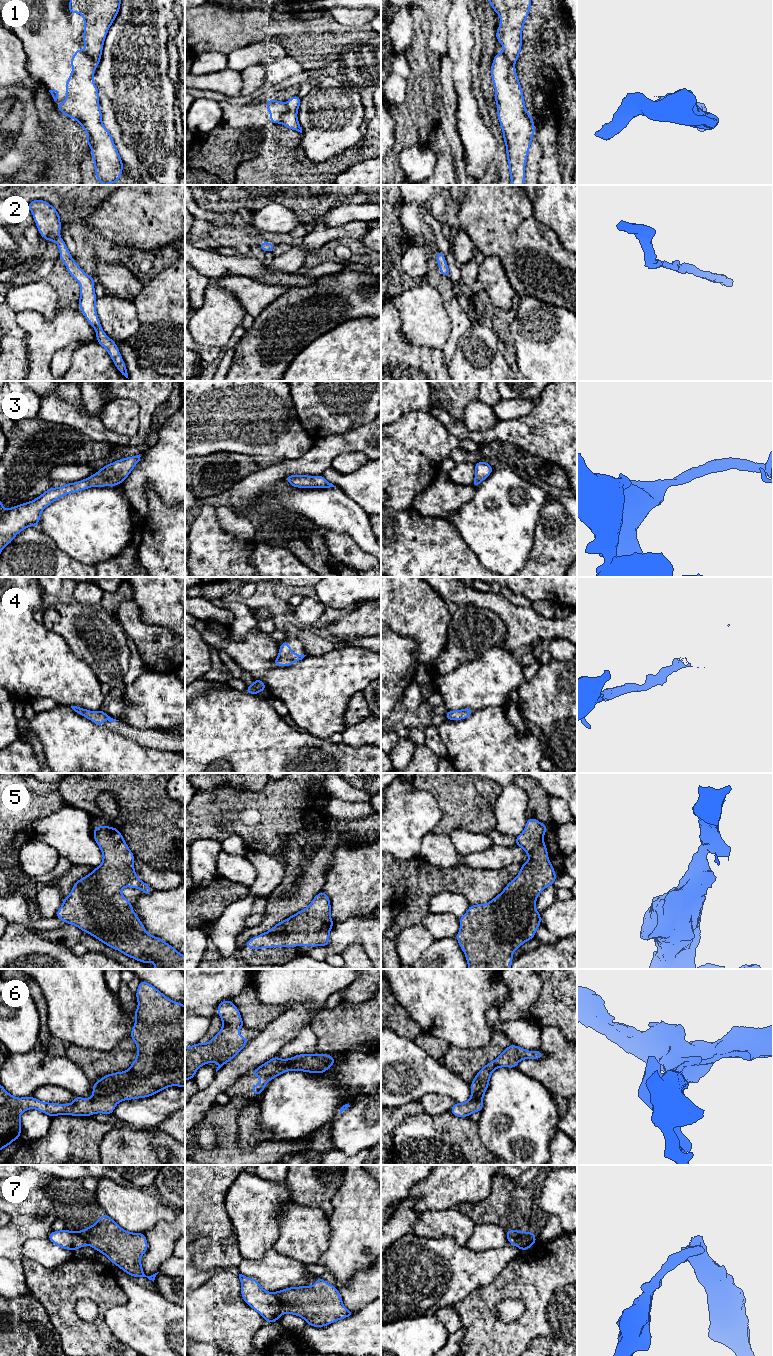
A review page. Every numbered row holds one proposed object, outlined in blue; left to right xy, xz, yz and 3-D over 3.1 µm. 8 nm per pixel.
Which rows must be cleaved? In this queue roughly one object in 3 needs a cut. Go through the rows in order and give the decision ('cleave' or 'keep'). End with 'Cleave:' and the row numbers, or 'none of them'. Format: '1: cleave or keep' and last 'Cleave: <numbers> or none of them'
1: cleave
2: keep
3: keep
4: keep
5: keep
6: keep
7: cleave
Cleave: 1, 7

